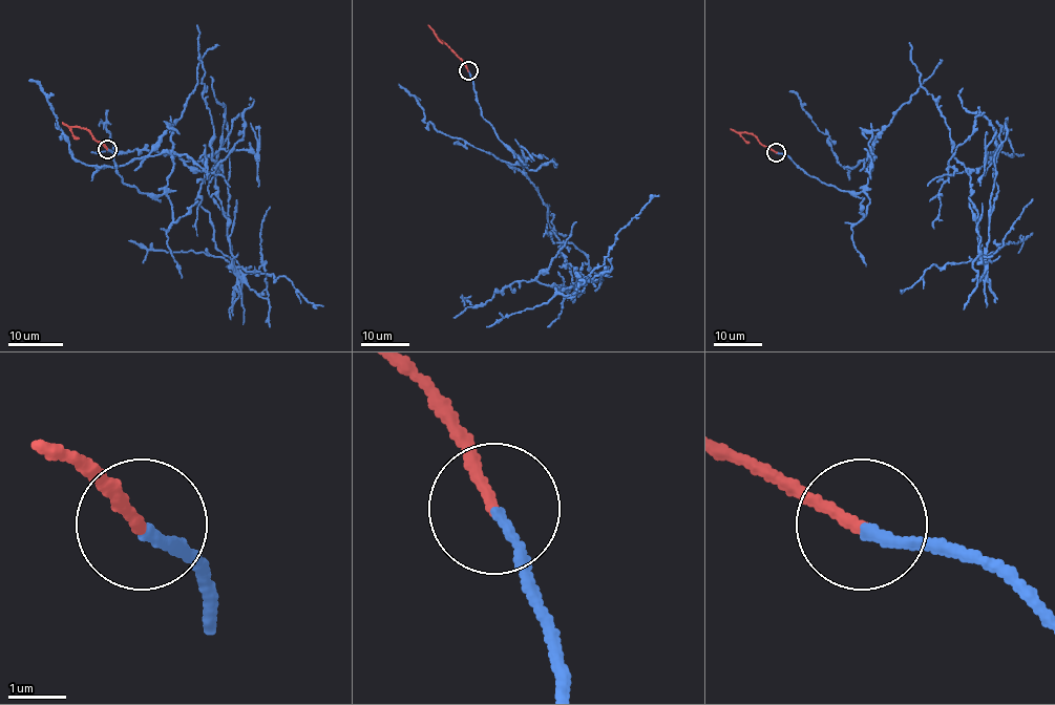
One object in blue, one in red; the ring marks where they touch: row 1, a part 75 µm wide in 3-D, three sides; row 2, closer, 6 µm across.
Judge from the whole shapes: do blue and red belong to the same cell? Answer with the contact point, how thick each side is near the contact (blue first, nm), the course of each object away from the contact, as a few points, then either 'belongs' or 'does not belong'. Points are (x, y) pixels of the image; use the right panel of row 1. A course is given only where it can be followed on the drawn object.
at (776, 152); 180 nm thick on the blue side, 190 nm on the other; blue runs (776, 152), (859, 193), (873, 130), (922, 86), (970, 176), (983, 253), (993, 158), (948, 169), (979, 106); red runs (776, 152), (763, 146), (753, 134), (736, 132), (730, 128); does not belong

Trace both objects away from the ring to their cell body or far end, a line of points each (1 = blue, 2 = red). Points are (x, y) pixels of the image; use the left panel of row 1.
1: (107, 149), (162, 195), (204, 75), (232, 263), (215, 155), (185, 163), (215, 175), (250, 98)
2: (107, 149), (85, 128), (68, 127), (62, 122)

